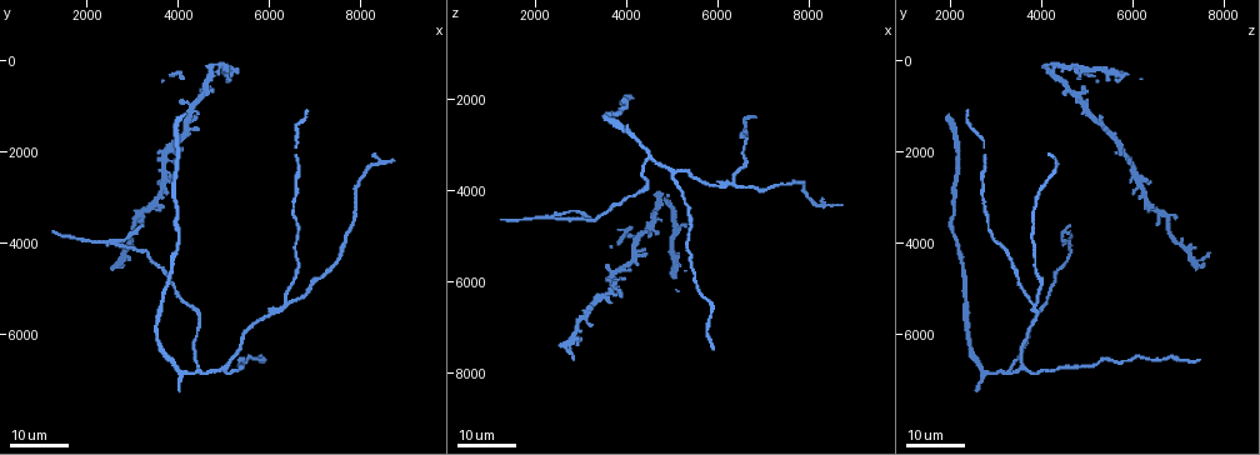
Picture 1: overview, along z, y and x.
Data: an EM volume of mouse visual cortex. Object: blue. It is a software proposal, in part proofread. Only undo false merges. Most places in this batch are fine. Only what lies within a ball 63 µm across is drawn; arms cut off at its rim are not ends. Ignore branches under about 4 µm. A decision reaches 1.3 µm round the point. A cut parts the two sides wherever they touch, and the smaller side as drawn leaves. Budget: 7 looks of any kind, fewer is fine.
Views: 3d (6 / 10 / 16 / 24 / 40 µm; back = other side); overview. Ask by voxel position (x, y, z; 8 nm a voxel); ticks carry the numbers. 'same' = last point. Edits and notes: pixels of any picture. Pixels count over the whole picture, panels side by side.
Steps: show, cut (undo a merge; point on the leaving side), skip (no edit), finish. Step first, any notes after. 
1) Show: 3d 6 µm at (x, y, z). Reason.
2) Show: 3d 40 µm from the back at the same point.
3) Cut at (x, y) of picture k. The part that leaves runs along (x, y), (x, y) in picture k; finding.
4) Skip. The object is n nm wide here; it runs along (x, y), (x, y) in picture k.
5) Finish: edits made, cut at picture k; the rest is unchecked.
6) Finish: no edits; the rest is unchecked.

Show: 3d 16 µm at (6400, 5300, 3850).

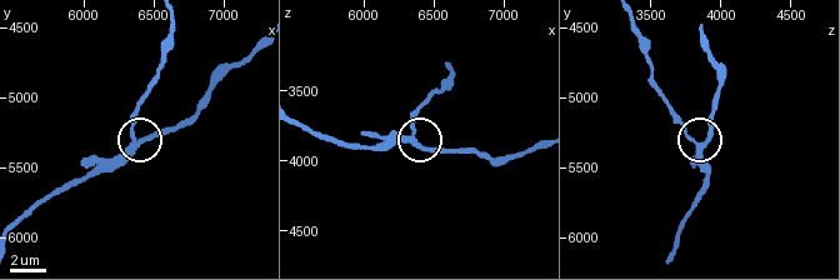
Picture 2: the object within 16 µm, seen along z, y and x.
Show: 3d 6 µm at (6360, 5320, 3860). Closer look.

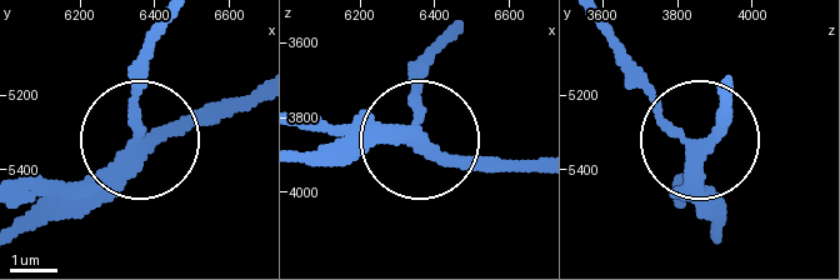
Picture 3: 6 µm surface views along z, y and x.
Skip. The object is 290 nm wide here; it runs along (24, 231), (235, 99) in picture 3; continuous, no second cell.

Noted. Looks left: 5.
Show: 3d 16 µm at (4550, 6850, 3200).

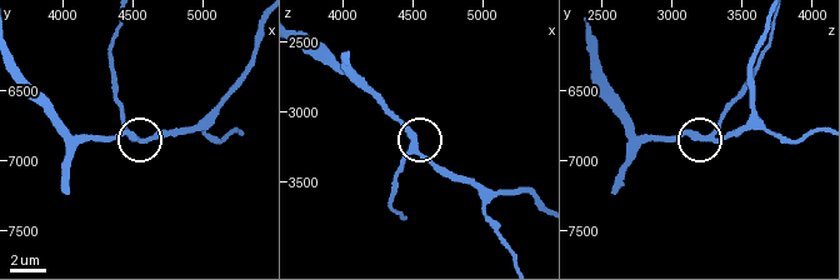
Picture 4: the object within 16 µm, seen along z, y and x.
Show: 3d 10 µm at (4520, 6840, 3260).

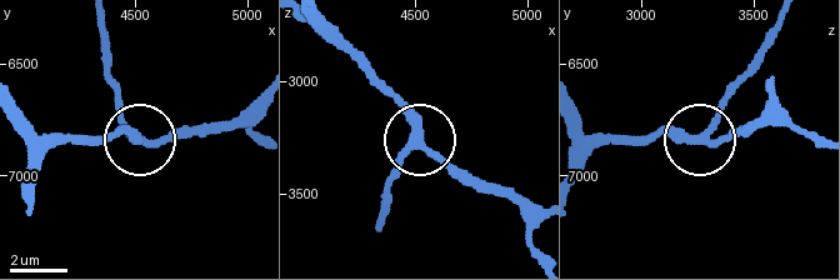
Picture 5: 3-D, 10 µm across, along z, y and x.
Skip. It runs along (383, 228), (385, 190), (418, 133), (363, 70) in picture 5; continuous, no second cell.

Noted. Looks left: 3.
Show: 3d 16 µm at (5000, 6800, 3600). A fork.

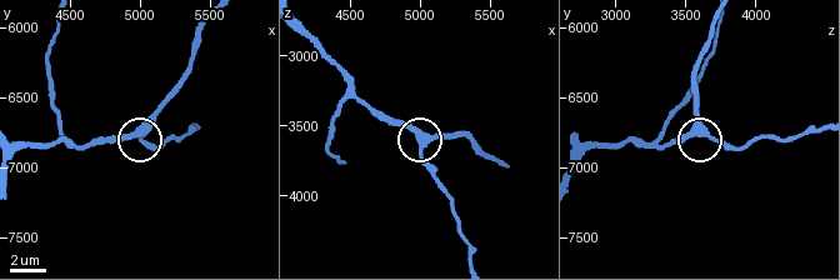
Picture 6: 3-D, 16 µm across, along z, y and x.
Show: 3d 10 µm at (5040, 6720, 3620).

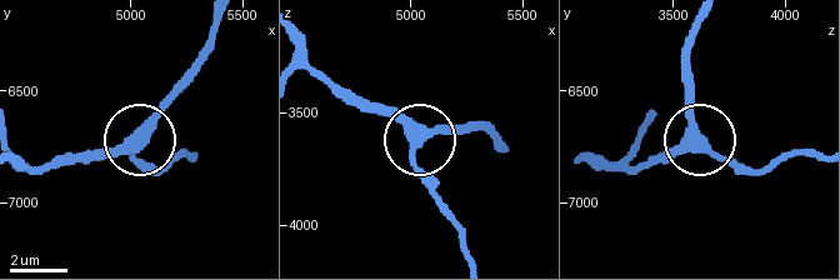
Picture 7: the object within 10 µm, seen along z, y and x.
Skip. The object is 360 nm wide here; one cell here.

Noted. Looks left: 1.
Finish: no edits; the rest is unchecked.

